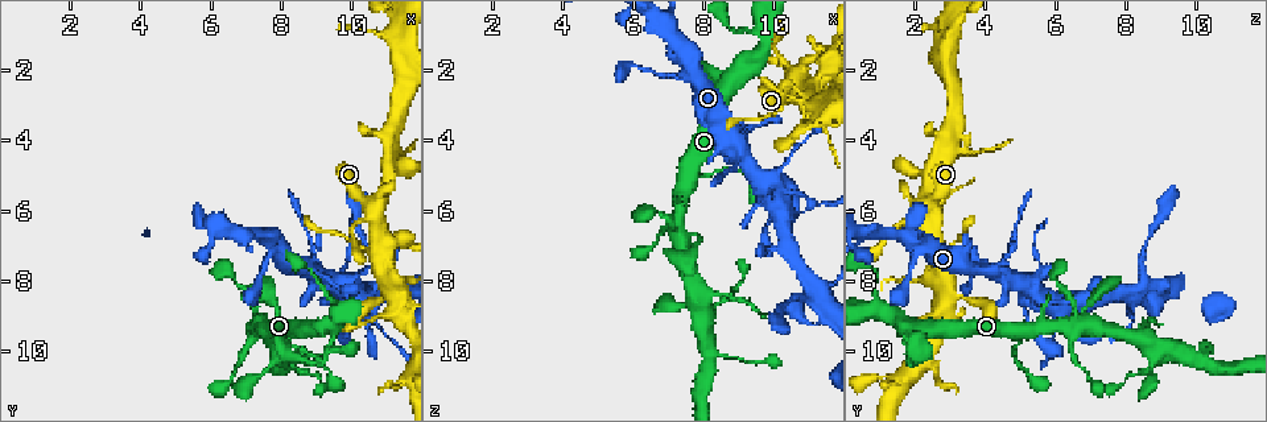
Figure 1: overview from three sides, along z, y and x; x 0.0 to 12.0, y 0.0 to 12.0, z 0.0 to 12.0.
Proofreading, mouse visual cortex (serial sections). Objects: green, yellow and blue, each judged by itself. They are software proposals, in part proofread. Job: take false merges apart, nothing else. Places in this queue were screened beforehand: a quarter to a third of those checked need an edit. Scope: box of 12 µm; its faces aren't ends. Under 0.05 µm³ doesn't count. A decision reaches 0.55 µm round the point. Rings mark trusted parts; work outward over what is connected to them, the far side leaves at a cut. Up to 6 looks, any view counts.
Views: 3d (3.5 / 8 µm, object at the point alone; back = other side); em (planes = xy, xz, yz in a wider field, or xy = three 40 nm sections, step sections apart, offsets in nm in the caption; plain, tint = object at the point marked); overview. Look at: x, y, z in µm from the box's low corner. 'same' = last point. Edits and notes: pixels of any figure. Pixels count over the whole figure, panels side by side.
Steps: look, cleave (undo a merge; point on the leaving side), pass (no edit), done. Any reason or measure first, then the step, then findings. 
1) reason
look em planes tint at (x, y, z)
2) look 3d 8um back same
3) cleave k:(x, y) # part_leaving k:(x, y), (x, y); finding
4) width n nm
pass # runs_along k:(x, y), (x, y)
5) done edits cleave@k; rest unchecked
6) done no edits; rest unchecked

calibre changes
look 3d 3.5um at (9.7, 8.8, 1.0)

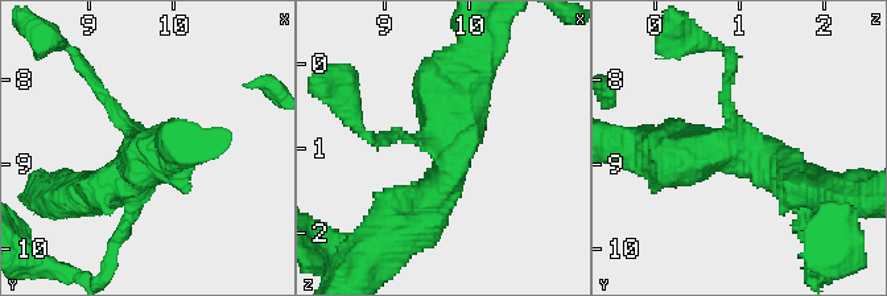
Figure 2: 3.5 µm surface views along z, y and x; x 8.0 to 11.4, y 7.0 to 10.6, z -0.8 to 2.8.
look em xy step 5 tint at (9.75, 8.85, 0.95)

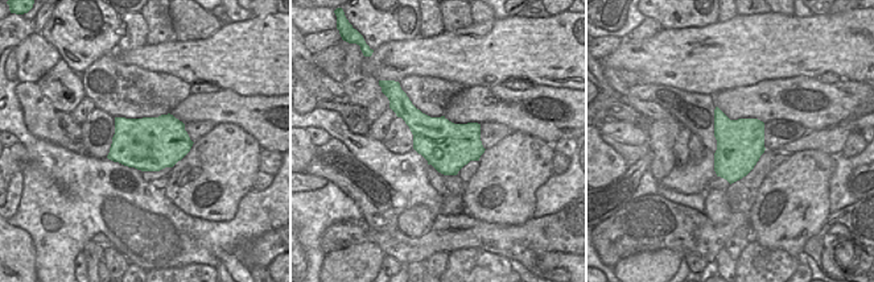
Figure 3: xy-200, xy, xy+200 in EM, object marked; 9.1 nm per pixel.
cut it another way
look em planes tint same

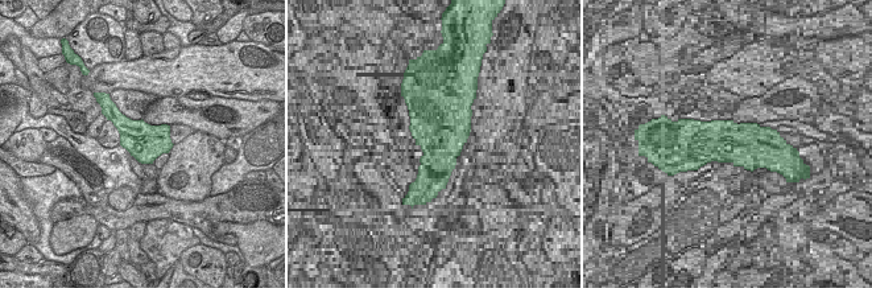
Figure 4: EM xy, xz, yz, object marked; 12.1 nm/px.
width 460 nm
pass # runs_along 2:(428, 213), (449, 173), (465, 65); one cell here

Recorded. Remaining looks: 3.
a narrow waist
look em planes tint at (10.7, 6.2, 2.2)

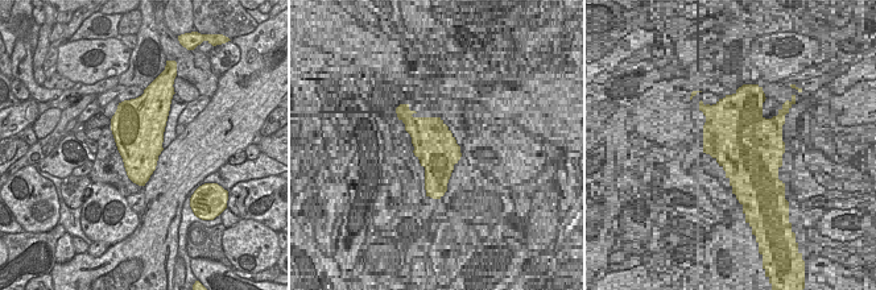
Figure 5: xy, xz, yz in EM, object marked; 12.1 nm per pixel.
look 3d 3.5um same

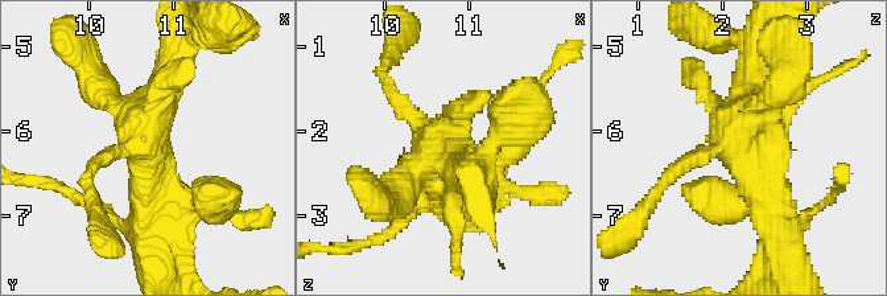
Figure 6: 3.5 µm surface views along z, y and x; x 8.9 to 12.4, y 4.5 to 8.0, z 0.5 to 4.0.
pass # continuous, no second cell

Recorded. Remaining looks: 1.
done no edits; rest unchecked

